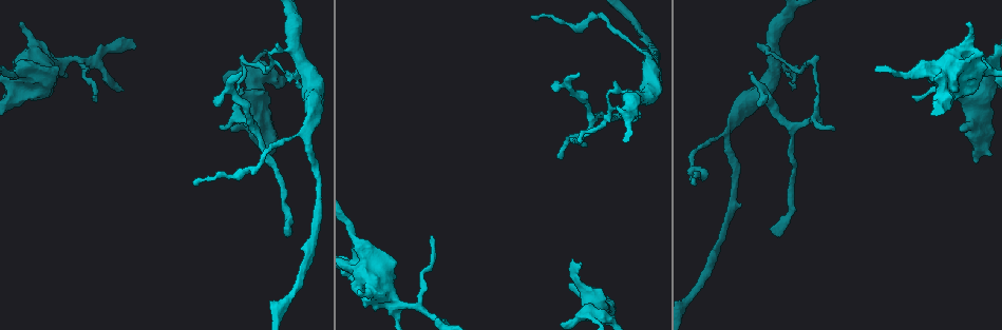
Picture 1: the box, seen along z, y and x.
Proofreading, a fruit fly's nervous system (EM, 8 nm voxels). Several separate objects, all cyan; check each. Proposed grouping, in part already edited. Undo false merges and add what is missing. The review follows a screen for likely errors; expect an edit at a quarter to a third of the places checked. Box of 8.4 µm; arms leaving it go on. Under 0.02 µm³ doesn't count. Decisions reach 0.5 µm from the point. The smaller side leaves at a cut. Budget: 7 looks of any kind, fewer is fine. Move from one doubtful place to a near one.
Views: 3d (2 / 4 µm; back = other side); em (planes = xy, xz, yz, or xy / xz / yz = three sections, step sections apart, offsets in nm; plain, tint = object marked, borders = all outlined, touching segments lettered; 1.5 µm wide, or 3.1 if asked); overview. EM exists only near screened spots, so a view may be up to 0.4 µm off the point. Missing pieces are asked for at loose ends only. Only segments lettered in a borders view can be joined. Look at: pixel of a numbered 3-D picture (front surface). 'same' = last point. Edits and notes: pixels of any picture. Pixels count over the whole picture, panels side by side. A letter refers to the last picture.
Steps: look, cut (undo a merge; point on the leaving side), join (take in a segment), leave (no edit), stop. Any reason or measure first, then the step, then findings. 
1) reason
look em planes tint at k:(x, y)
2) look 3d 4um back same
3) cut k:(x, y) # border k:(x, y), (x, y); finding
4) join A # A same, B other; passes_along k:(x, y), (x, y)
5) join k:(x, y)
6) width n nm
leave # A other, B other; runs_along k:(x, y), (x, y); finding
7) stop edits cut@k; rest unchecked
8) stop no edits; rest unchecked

free end
look em yz step 4 borders at 1:(359, 290)

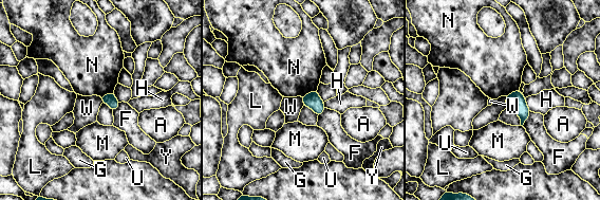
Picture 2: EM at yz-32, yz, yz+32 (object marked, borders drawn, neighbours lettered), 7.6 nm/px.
look em planes borders same

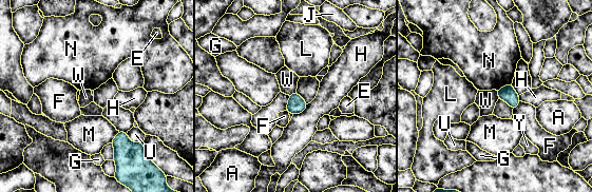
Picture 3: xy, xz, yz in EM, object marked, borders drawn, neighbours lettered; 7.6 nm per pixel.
leave # A other, E other, F other, G other, H other, J other, L other, M other, N other, U other, W other, Y other; border 3:(496, 91), (496, 95), (499, 98); no lettered segment goes on from it

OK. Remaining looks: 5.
tapers out
look em xz step 8 borders at 1:(431, 238)

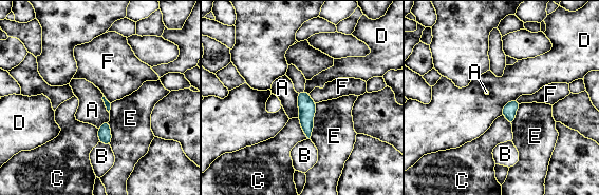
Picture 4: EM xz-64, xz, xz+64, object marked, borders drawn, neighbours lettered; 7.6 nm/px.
leave # A other, B other, C other, D other, E other, F other; border 4:(297, 93), (299, 117); none of them fits

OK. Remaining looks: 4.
thin end
look 3d 4um at 1:(571, 261)

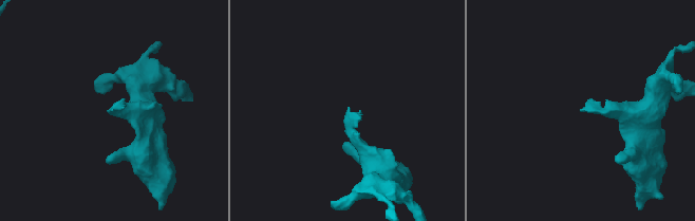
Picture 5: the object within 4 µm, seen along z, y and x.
look em planes borders at 5:(348, 110)

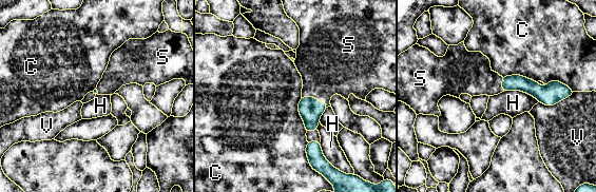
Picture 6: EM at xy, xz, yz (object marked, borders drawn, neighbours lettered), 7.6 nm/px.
longest_contact H 300 nm
join S # C other, H other, S same, V other; passes_along 6:(310, 110), (314, 97), (327, 68); the cell continues

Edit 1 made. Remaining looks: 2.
stop edits join@6; rest unchecked

